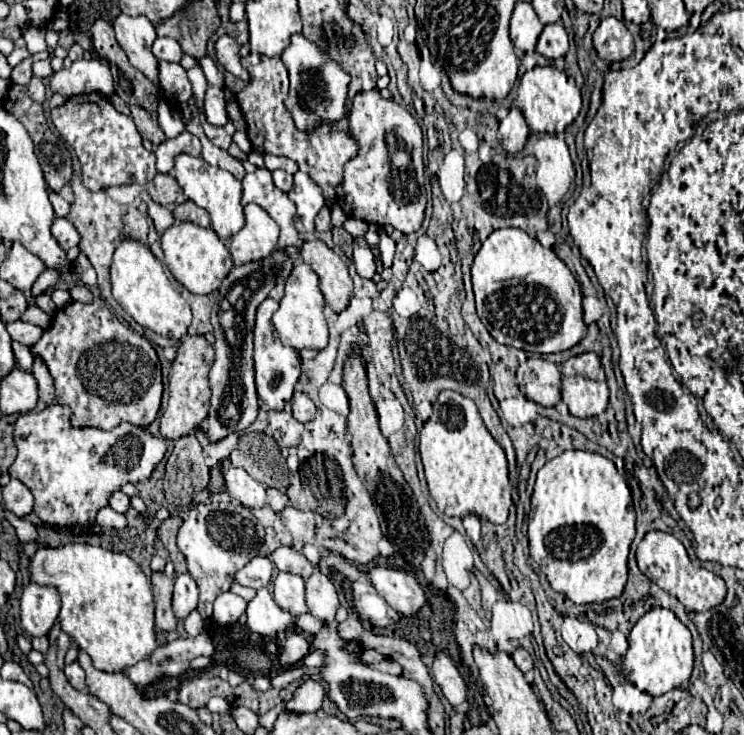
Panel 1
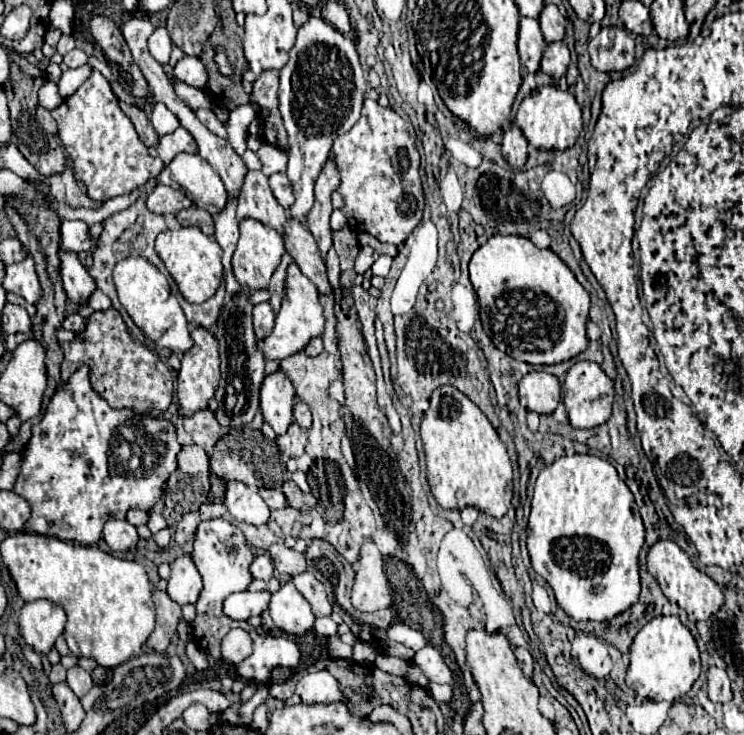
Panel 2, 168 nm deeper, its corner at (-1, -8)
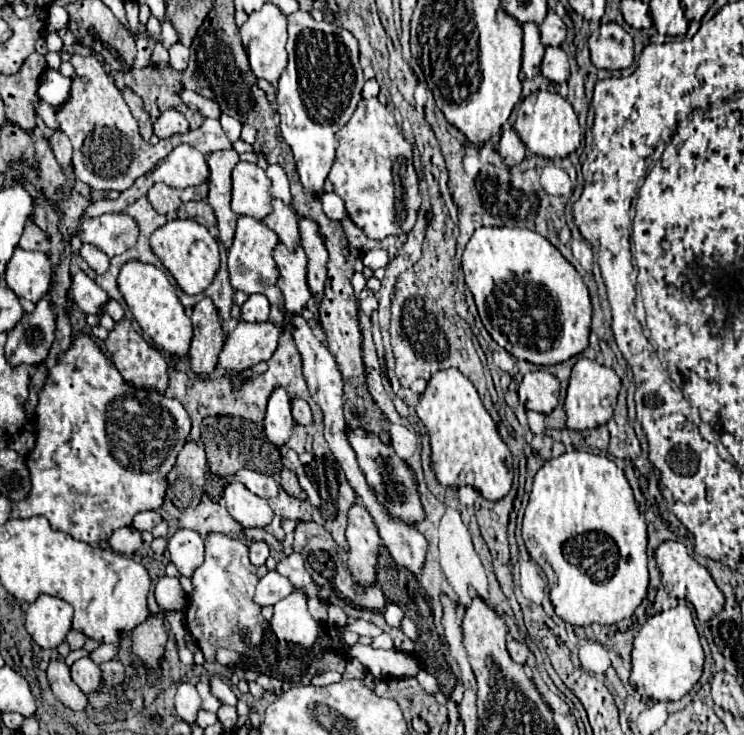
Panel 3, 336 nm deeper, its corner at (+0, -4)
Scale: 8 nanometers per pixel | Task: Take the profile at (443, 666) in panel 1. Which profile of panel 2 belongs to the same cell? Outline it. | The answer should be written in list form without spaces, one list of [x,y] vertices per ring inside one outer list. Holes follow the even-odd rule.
[[[427,644],[425,648],[415,652],[413,664],[419,666],[419,670],[429,678],[429,682],[437,682],[437,684],[451,684],[453,682],[451,670],[447,668],[441,654],[431,644]]]

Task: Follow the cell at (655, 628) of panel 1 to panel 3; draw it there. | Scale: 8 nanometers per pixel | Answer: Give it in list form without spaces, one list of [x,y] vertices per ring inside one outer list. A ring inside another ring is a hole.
[[[688,606],[664,610],[652,616],[636,634],[632,648],[632,674],[630,684],[652,700],[680,700],[698,682],[704,666],[704,652],[698,640],[696,626]]]

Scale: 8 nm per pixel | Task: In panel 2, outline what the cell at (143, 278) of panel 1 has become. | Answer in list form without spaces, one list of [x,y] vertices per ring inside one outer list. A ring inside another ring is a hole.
[[[125,258],[125,260],[117,262],[117,266],[113,270],[113,280],[115,280],[115,288],[117,288],[123,308],[129,312],[129,316],[133,318],[137,328],[147,338],[151,338],[161,348],[169,348],[171,352],[181,352],[181,354],[193,346],[193,340],[189,334],[189,324],[185,320],[185,314],[183,314],[179,302],[171,294],[167,278],[153,264],[149,264],[149,260]]]

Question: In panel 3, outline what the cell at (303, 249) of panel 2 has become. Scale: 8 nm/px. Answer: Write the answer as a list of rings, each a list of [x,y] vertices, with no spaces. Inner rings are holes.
[[[274,200],[272,206],[274,206],[274,212],[264,218],[264,224],[278,234],[280,242],[286,248],[296,248],[296,244],[300,244],[298,214],[290,206],[286,206],[282,200]]]

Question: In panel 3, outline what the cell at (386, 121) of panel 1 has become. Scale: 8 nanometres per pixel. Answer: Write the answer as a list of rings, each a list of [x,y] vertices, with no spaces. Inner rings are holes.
[[[378,98],[360,100],[354,116],[336,134],[336,140],[340,146],[328,178],[334,184],[334,192],[344,200],[352,222],[374,240],[408,234],[414,228],[422,198],[412,162],[412,146],[402,136],[394,114]]]

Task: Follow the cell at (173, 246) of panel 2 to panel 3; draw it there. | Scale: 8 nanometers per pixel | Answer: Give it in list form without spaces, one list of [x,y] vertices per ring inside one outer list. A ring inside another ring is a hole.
[[[174,220],[160,226],[150,238],[152,252],[162,260],[164,268],[174,276],[178,286],[186,294],[200,294],[208,284],[212,284],[216,276],[216,268],[220,266],[218,242],[210,236],[208,228],[196,224],[196,220]]]

